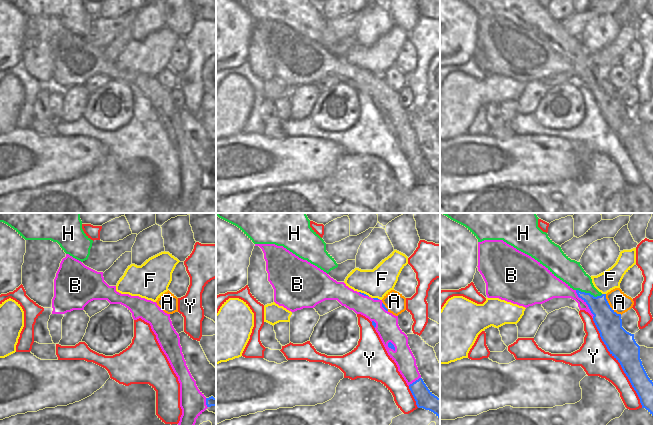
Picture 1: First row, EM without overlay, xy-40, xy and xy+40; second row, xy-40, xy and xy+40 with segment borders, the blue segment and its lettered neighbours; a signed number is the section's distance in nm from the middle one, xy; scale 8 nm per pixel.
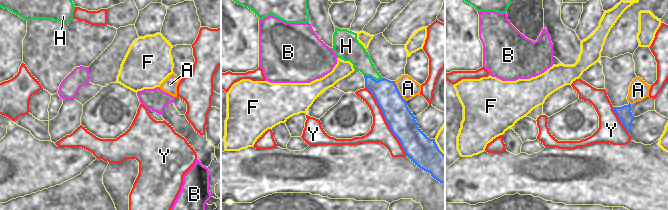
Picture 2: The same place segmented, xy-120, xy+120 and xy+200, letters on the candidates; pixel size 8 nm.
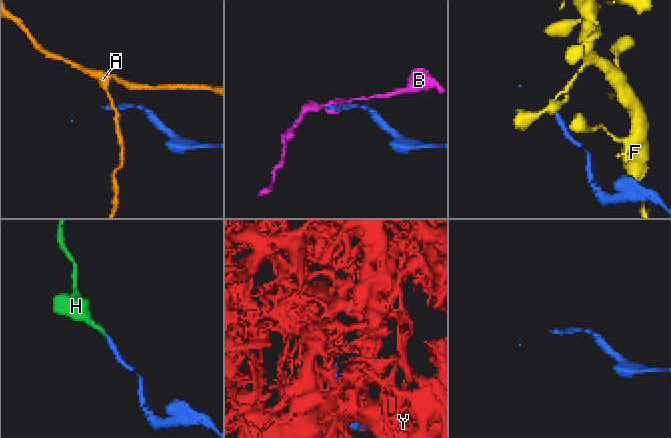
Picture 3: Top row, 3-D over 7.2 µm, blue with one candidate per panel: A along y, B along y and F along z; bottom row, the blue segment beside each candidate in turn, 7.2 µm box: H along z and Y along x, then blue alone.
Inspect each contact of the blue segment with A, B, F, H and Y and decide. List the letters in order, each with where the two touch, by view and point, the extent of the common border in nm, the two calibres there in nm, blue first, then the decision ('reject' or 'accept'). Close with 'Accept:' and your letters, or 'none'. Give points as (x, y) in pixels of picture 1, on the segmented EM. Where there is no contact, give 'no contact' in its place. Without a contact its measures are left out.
A: xy+40 (609, 306) | 220 nm | 200/160 nm | reject
B: xy+40 (586, 303) | 260 nm | 200/140 nm | reject
F: xy+40 (604, 294) | 30 nm | 200/160 nm | reject
H: xy+40 (589, 293) | 220 nm | 190/190 nm | accept
Y: xy+40 (619, 362) | 800 nm | 220/260 nm | reject
Accept: H

